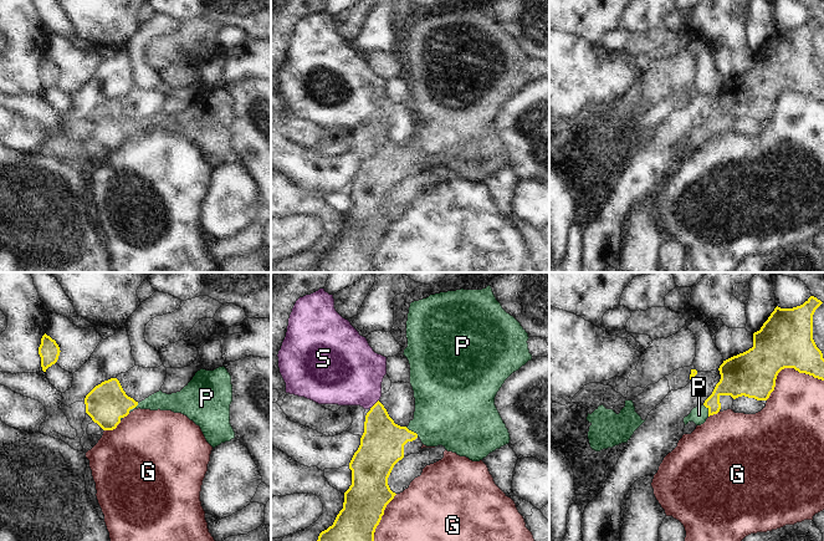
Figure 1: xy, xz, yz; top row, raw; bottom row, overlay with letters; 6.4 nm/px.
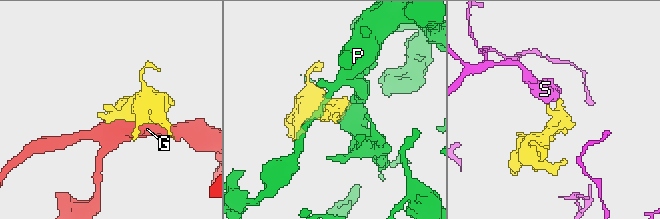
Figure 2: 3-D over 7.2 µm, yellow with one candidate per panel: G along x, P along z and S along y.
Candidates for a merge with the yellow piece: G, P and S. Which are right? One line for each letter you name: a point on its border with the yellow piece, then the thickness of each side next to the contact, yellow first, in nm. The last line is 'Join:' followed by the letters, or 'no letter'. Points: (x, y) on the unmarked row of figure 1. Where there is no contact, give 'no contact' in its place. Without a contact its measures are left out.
P: xz (410, 152) | 280/400 nm
Join: P

